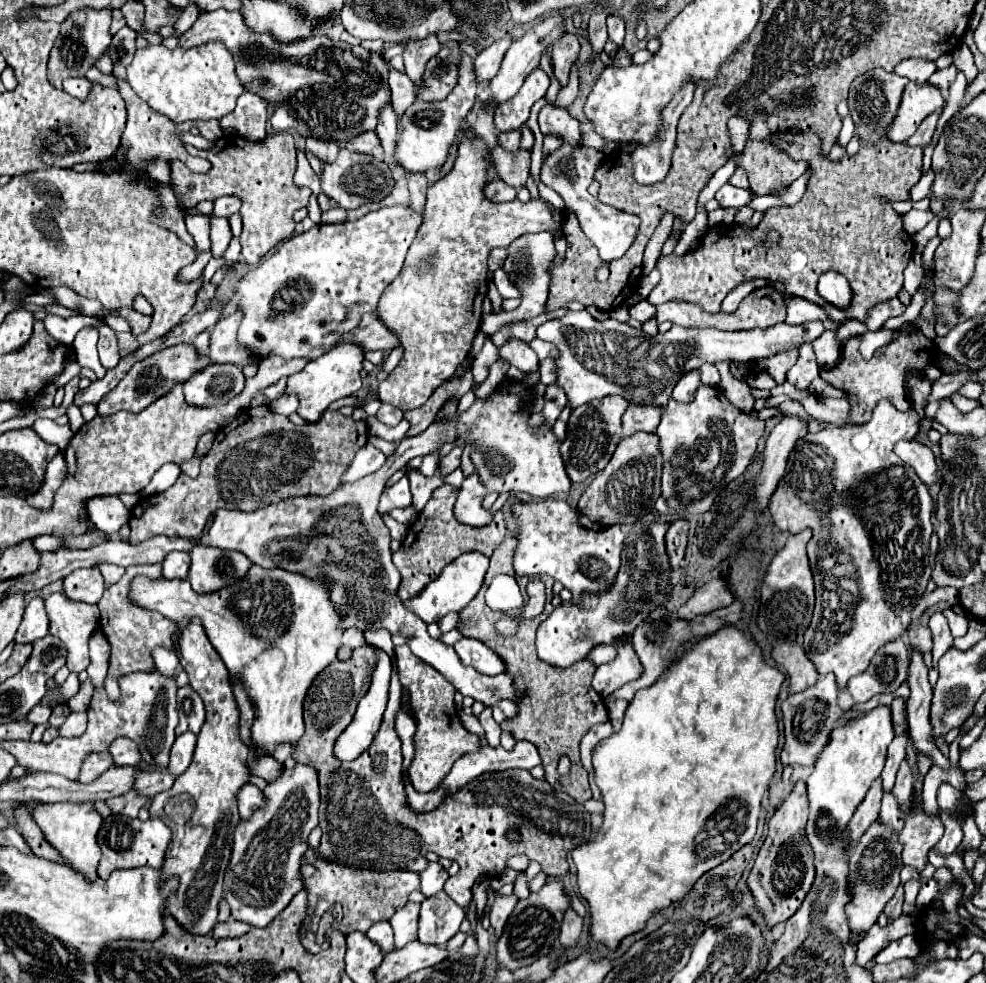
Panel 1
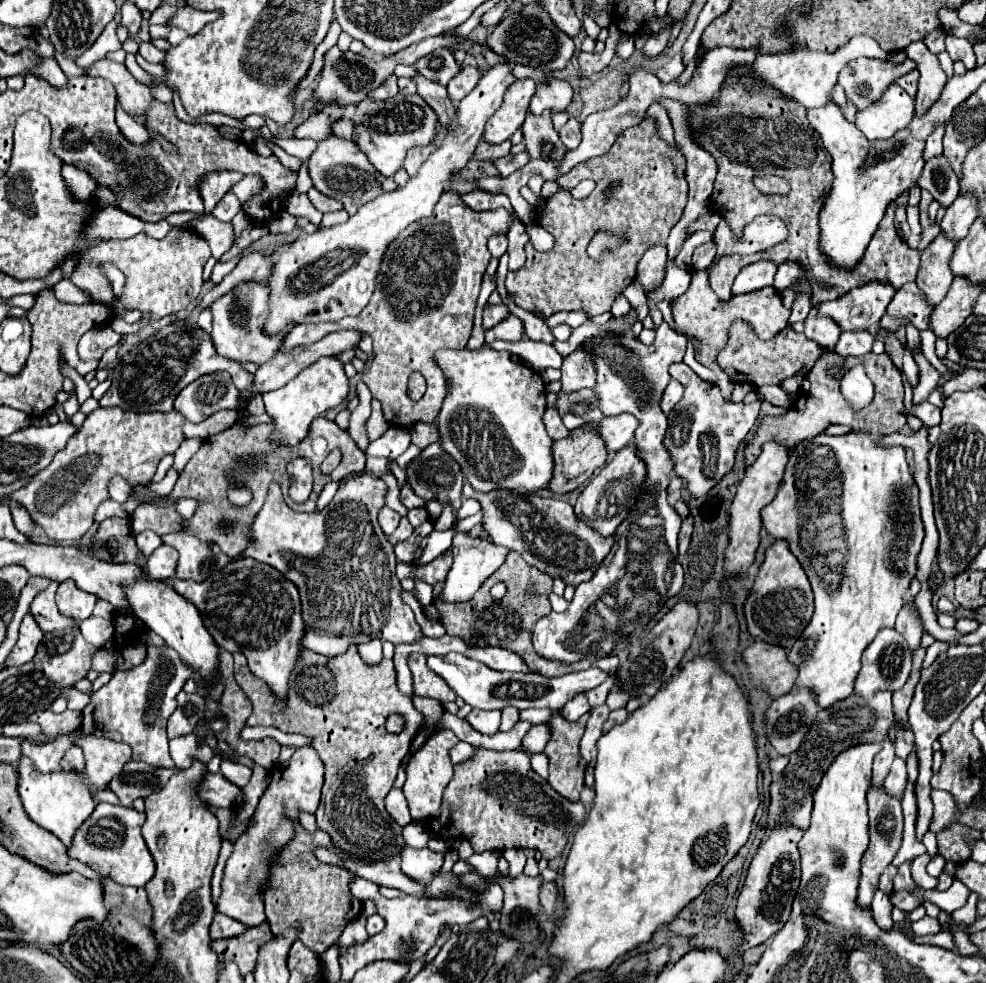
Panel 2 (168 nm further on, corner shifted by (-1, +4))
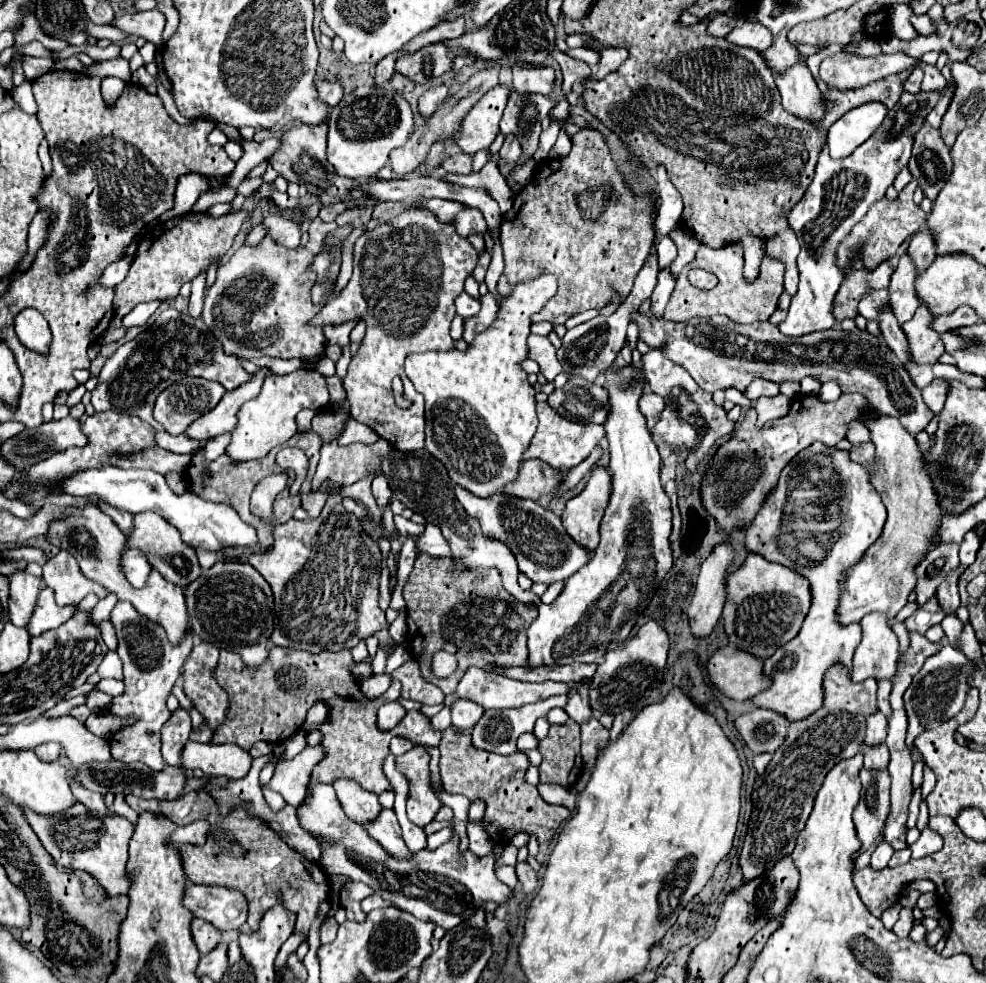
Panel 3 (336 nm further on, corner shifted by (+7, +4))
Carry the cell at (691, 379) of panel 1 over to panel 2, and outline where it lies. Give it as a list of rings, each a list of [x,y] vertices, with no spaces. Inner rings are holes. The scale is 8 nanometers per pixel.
[[[670,381],[662,393],[662,399],[660,399],[660,407],[664,411],[664,415],[668,415],[672,411],[672,407],[682,399],[682,385],[678,381]]]

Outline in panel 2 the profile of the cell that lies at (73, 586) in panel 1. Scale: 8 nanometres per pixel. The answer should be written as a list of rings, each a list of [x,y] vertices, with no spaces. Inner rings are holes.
[[[62,581],[56,591],[56,605],[64,617],[74,621],[84,621],[92,615],[96,597],[90,593],[82,593],[72,581]]]

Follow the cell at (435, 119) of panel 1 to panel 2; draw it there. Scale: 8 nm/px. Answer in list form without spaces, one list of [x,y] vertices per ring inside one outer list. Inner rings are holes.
[[[368,95],[364,101],[360,101],[360,105],[356,105],[356,113],[352,117],[354,143],[360,151],[364,151],[380,175],[392,177],[400,169],[410,147],[422,147],[432,141],[436,133],[436,121],[438,117],[420,95],[396,95],[388,101],[374,101]]]

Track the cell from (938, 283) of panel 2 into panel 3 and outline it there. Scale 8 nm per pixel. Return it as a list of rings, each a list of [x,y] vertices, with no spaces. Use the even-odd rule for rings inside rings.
[[[904,253],[888,287],[892,297],[892,311],[900,323],[906,323],[920,307],[920,297],[916,293],[916,279],[918,279],[918,269],[912,257]]]

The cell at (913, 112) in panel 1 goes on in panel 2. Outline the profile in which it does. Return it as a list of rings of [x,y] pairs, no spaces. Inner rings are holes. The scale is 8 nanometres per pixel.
[[[890,85],[878,101],[868,109],[856,111],[854,125],[868,141],[890,139],[892,133],[904,129],[914,115],[914,99],[898,85]]]

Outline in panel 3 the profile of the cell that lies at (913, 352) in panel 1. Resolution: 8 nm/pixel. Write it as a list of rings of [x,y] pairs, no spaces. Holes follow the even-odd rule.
[[[860,393],[842,395],[838,401],[828,403],[818,399],[816,395],[796,395],[792,399],[788,415],[768,421],[760,429],[756,427],[756,409],[748,409],[744,417],[736,423],[736,429],[728,443],[722,443],[716,451],[710,469],[702,481],[700,491],[704,493],[704,507],[724,533],[736,525],[736,521],[744,521],[744,527],[752,523],[760,505],[764,503],[770,489],[776,487],[780,471],[792,457],[812,445],[814,441],[822,441],[826,445],[836,445],[848,433],[848,423],[862,421],[862,417],[870,411],[870,403]]]

